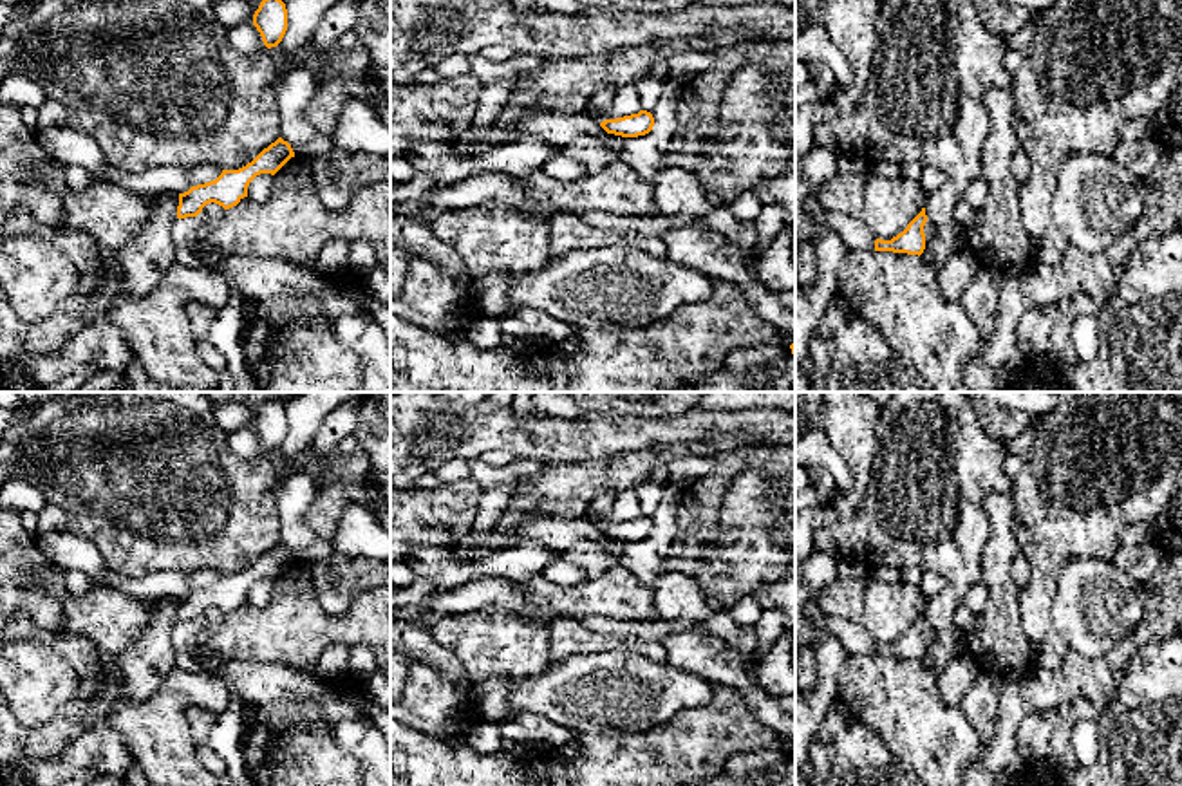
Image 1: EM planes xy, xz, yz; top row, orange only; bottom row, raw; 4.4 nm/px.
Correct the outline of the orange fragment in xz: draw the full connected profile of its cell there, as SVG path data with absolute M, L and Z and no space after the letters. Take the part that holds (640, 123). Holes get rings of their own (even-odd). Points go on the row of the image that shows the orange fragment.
M640 110L638 114L616 117L616 119L605 119L600 123L600 126L607 134L622 136L622 137L638 137L645 136L654 126L654 117L647 110Z

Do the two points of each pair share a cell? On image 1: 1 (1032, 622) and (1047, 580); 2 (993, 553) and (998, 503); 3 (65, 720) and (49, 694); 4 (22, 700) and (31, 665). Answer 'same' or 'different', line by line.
1: same
2: same
3: different
4: same

